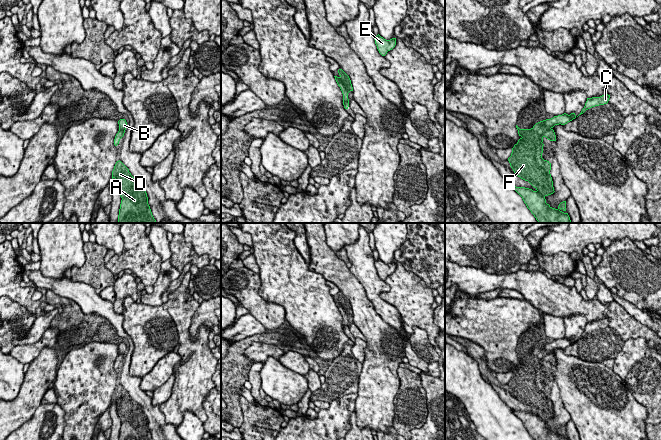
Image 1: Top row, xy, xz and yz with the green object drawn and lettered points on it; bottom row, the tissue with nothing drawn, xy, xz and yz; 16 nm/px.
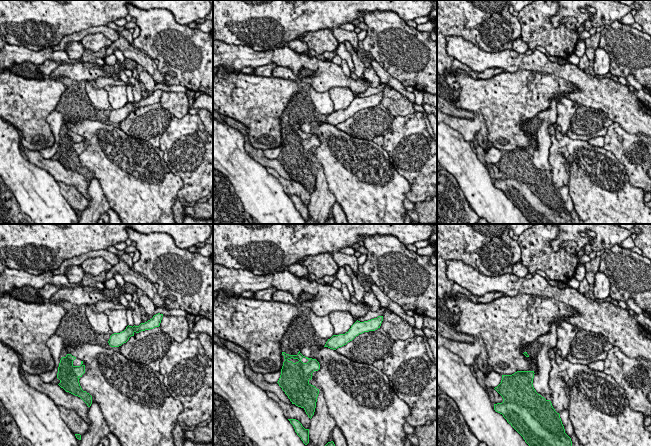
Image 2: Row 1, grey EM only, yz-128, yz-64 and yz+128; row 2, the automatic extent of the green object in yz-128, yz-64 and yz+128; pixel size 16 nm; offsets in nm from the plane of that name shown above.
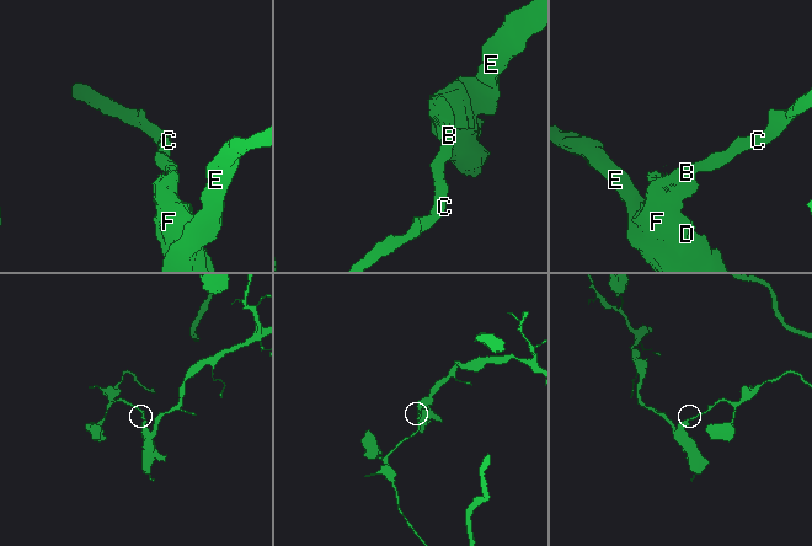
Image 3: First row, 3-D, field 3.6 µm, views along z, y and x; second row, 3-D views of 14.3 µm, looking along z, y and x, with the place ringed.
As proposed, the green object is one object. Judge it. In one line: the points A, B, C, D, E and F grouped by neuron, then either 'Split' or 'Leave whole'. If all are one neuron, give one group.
Groups: A D E F / B C. Split

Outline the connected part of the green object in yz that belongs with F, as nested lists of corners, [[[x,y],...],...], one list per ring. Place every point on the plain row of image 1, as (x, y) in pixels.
[[[538,347],[531,353],[520,353],[517,349],[516,352],[521,362],[512,372],[508,385],[514,397],[528,405],[536,414],[512,409],[513,413],[522,421],[534,440],[569,440],[565,436],[566,425],[561,426],[555,433],[547,428],[545,423],[555,415],[550,398],[551,387],[542,382],[544,370],[542,366],[544,361],[556,365],[554,354],[549,353],[545,357],[539,357]]]

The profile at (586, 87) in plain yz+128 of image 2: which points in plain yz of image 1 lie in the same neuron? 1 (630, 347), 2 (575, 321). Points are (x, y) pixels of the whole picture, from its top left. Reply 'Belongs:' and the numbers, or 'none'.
Belongs: none

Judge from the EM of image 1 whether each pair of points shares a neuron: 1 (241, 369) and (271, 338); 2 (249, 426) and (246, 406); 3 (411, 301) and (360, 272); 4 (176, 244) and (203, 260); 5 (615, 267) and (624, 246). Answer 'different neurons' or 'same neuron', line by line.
1: same neuron
2: same neuron
3: different neurons
4: same neuron
5: same neuron

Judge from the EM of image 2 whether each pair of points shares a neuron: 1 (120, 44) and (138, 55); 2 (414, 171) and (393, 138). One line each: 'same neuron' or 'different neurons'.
1: same neuron
2: same neuron

